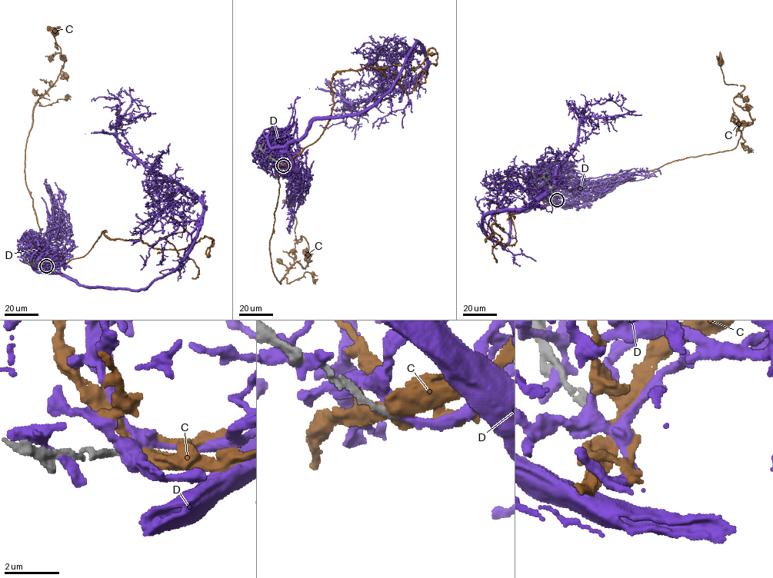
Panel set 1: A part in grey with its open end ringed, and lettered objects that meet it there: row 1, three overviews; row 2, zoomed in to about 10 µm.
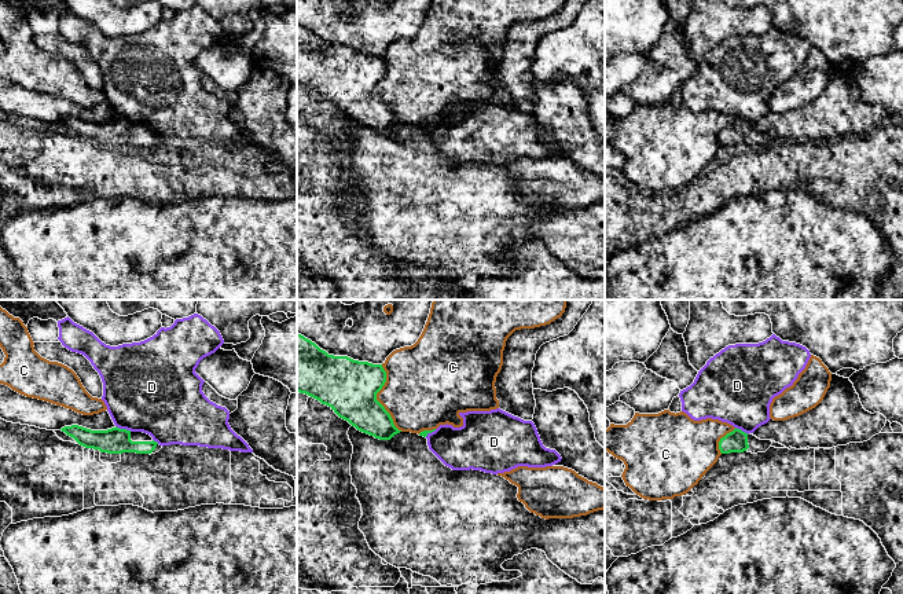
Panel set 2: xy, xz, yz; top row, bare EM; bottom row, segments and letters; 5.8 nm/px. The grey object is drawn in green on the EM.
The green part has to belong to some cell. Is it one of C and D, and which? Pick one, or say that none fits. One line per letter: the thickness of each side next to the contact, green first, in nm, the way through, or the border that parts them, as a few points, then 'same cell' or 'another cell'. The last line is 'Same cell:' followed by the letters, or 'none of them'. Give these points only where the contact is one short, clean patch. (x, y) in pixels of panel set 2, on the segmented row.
C: calibres 320 and 400 nm; another cell
D: calibres 150 and 460 nm; another cell
Same cell: none of them

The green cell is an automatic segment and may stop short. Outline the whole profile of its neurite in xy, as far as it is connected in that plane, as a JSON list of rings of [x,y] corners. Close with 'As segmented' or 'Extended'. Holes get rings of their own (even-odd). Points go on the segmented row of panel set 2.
[[[71,425],[60,430],[85,448],[93,448],[107,454],[136,452],[151,455],[162,448],[162,446],[154,441],[147,433],[131,432],[117,426],[107,430],[91,430]]]. Extended

